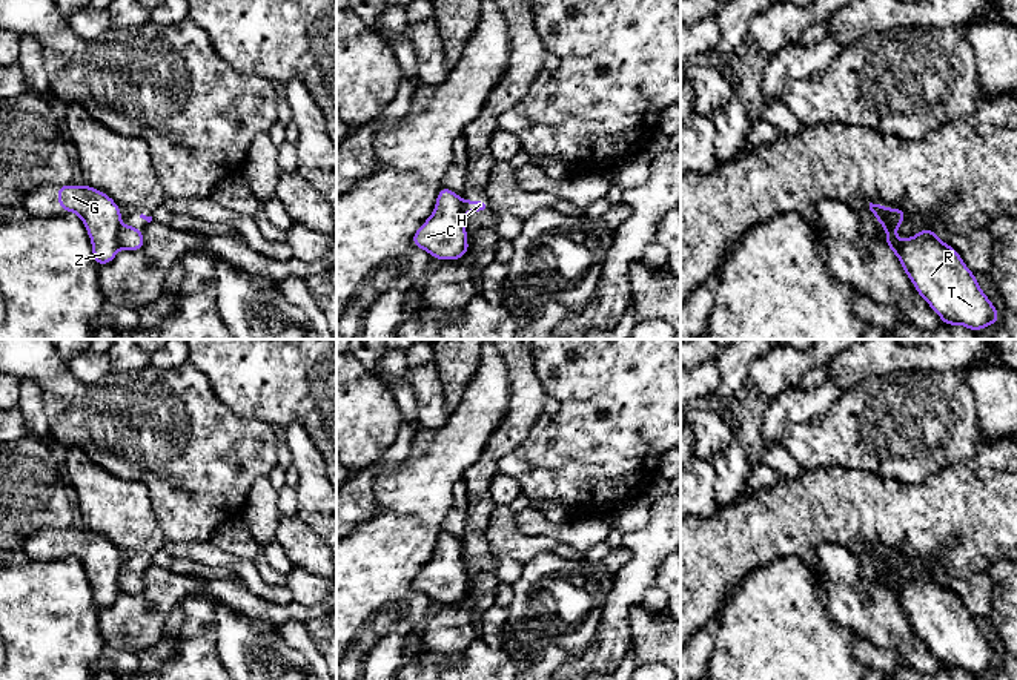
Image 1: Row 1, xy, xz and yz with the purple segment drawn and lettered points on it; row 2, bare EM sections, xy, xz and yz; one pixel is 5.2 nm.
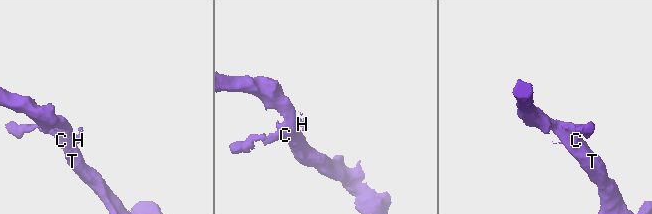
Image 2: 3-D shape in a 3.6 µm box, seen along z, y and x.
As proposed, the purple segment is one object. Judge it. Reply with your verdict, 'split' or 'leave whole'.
split

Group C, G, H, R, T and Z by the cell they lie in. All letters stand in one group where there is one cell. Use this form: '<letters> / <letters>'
C G R T Z / H

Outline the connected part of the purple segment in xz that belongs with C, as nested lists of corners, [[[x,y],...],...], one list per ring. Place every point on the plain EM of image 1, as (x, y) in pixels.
[[[444,531],[433,557],[412,580],[412,586],[441,605],[456,605],[469,596],[462,542]]]

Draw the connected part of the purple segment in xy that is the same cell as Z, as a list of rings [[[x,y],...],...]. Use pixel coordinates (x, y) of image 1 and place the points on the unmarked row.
[[[60,530],[58,550],[66,556],[74,556],[84,566],[92,586],[92,599],[98,609],[111,606],[118,594],[118,576],[121,571],[121,556],[115,545],[91,530]]]

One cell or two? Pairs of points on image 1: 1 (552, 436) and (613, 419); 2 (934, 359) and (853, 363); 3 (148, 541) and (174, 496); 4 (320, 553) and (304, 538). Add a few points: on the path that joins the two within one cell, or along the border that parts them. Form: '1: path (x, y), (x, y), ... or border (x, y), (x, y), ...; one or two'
1: path (567, 436), (598, 435); one
2: path (914, 359), (873, 359); one
3: border (146, 488), (157, 525), (166, 539); two
4: path (317, 550), (308, 541); one

